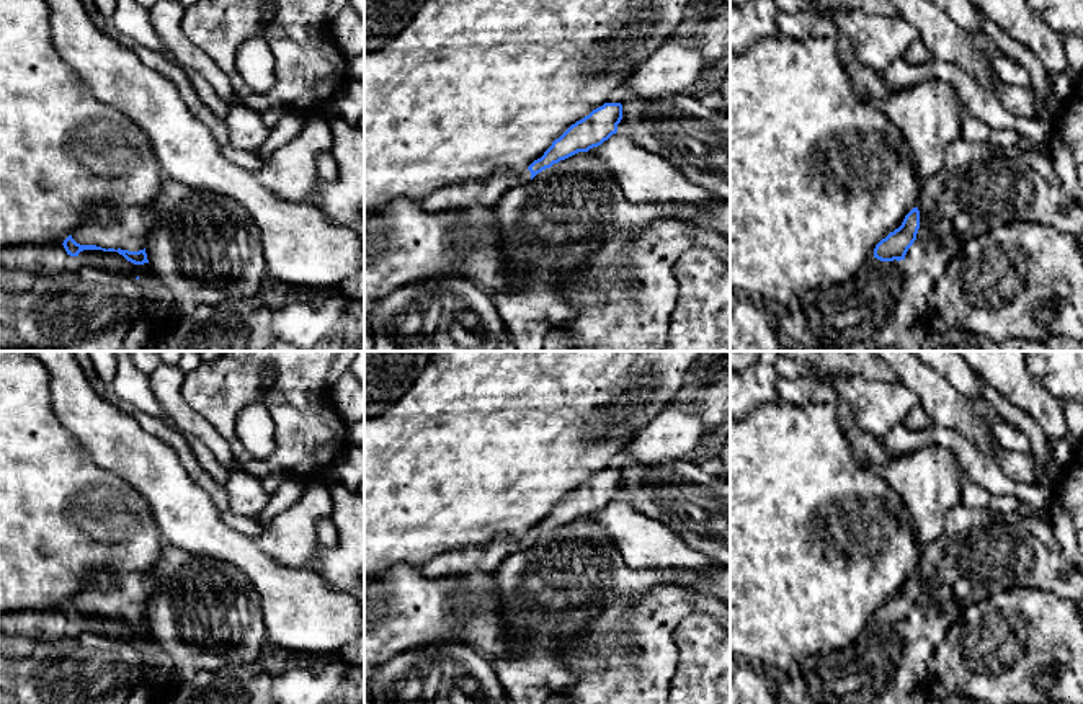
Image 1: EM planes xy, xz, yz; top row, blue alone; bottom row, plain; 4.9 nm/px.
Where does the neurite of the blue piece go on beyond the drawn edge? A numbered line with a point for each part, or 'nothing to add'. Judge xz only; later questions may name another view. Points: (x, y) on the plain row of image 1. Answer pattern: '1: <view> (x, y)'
1: xz (459, 562)

